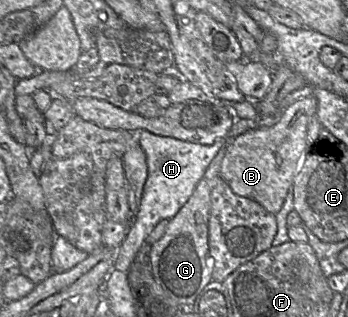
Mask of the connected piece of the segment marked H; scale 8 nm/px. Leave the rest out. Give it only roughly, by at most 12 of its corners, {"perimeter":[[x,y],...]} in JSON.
{"perimeter":[[137,133],[147,179],[111,270],[127,273],[227,143]]}

